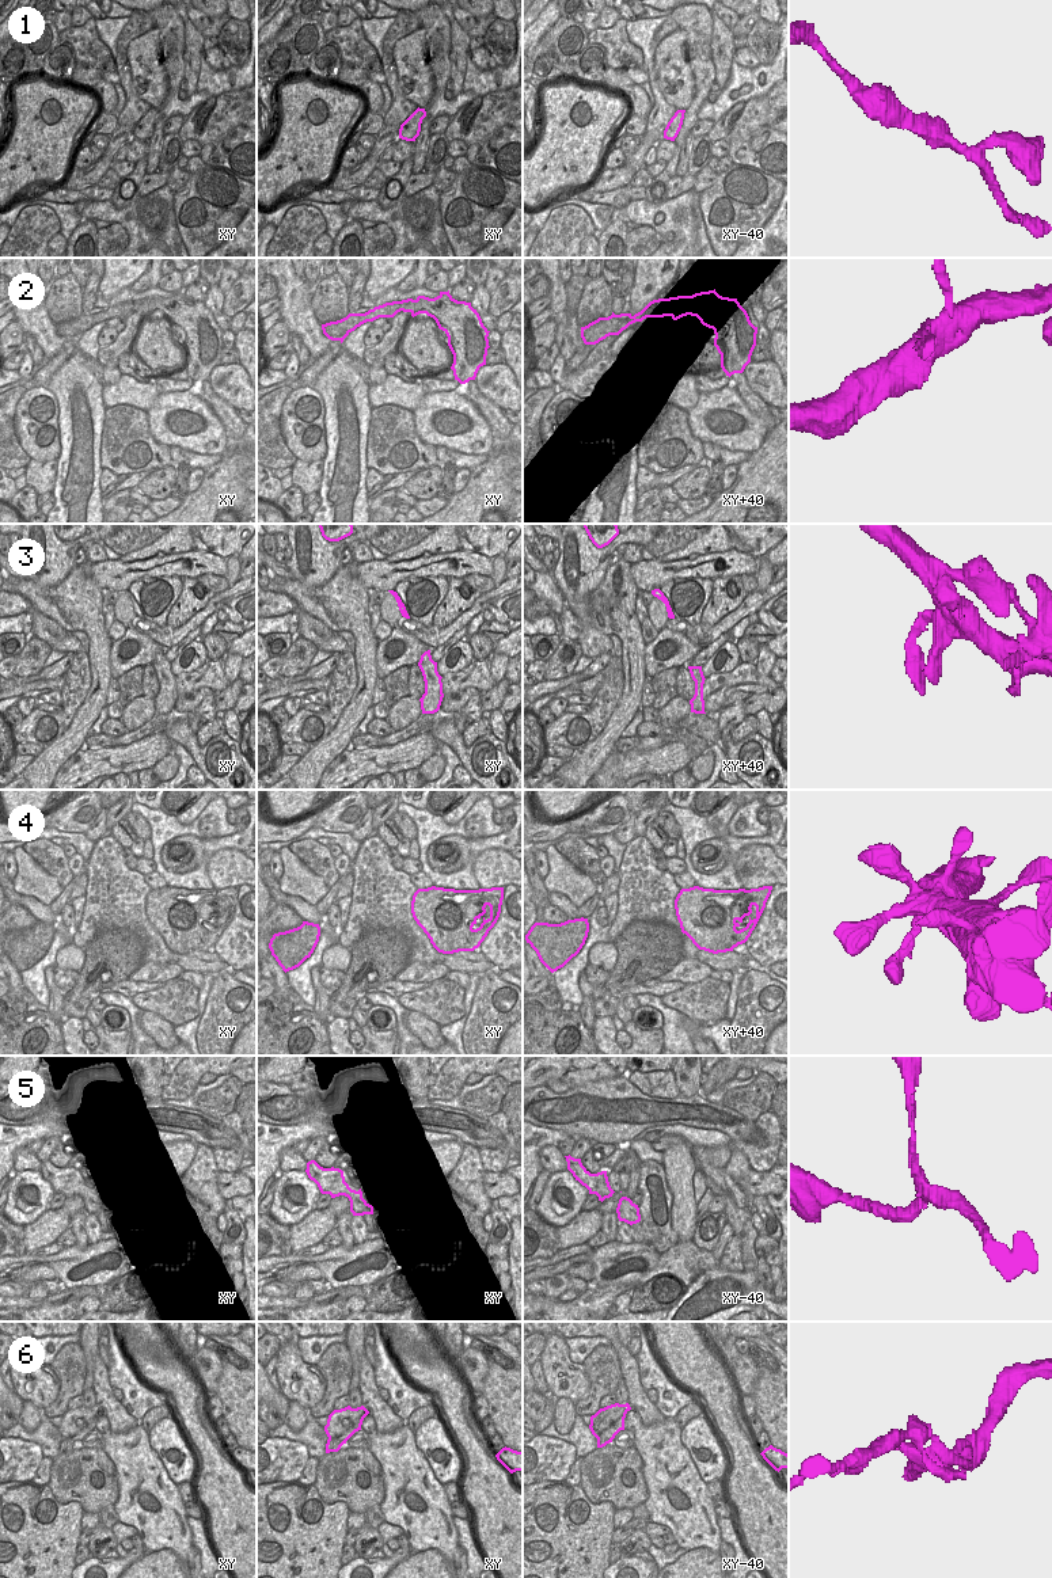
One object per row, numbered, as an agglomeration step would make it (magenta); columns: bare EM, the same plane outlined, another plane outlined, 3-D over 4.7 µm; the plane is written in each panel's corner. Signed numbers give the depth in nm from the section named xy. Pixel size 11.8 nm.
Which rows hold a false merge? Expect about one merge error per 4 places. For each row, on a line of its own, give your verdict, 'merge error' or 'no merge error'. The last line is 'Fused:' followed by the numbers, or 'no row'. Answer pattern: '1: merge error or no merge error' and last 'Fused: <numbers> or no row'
1: no merge error
2: no merge error
3: no merge error
4: no merge error
5: no merge error
6: no merge error
Fused: no row

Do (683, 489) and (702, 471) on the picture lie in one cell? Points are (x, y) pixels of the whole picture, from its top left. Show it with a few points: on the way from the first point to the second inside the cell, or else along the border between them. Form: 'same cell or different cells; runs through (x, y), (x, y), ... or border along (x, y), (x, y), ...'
same cell; runs through (687, 486), (698, 475)

